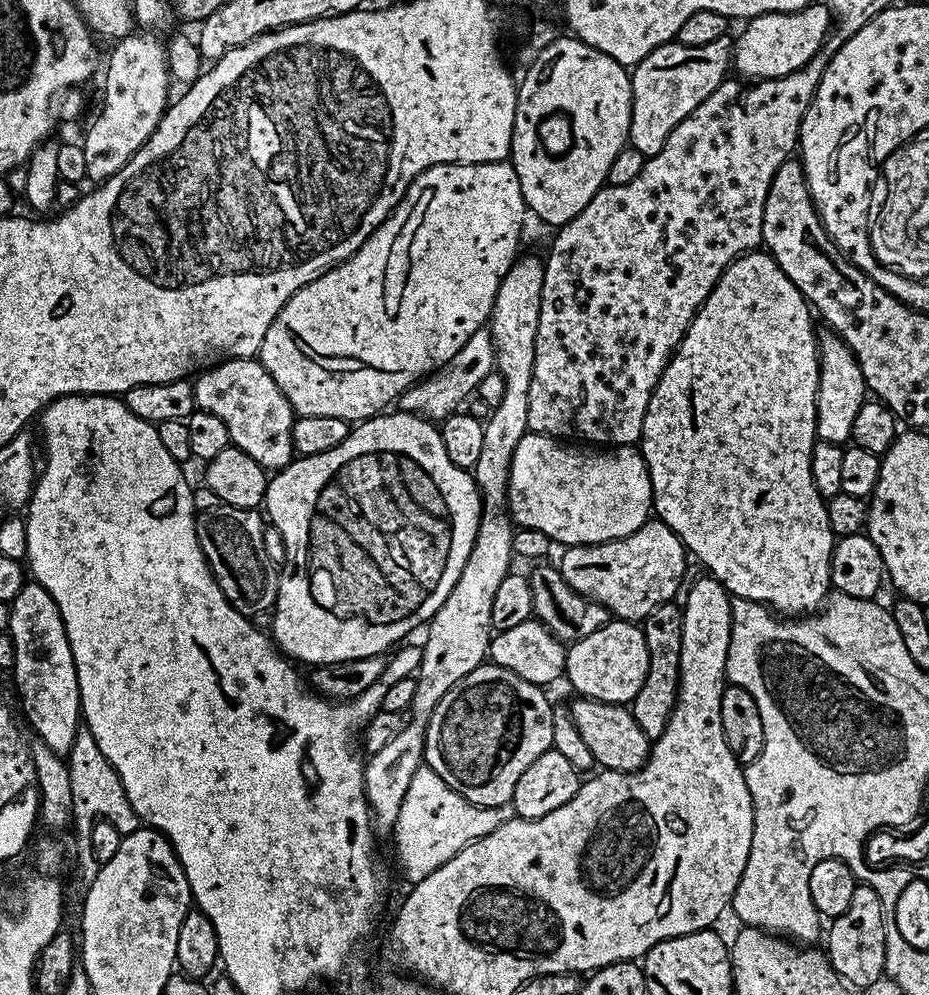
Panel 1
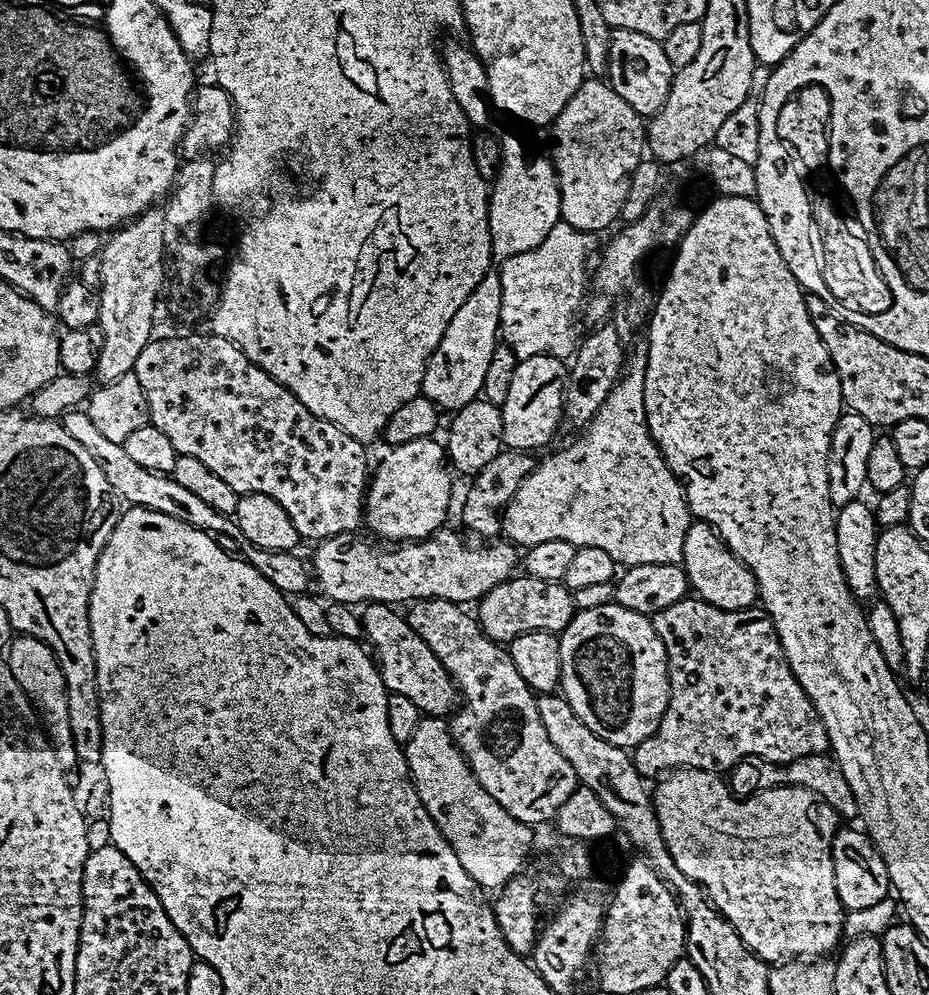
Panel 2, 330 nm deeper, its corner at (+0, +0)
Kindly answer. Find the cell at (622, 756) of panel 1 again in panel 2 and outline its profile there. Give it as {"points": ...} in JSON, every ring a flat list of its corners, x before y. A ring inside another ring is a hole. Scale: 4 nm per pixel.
{"points":[[697,768,671,769,667,774,661,775,656,782,656,789,653,787,650,792,652,805,656,810,662,838,665,839,665,844,673,856,674,862,686,878,700,885,713,908,716,908,728,920,730,926,737,931,739,938,754,955,759,956,765,962,784,962,789,958,820,958,816,956,830,951,832,947,835,949,841,943,840,927,844,924,846,910,840,905,838,892,834,886,832,854,826,847,826,836,824,840,824,832,820,829,822,805,813,792,795,786,779,786,763,789,748,799,740,799,733,796,727,783,717,773,698,770]]}

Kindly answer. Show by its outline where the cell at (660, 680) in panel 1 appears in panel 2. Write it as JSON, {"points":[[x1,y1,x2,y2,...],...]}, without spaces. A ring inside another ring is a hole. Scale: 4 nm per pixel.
{"points":[[685,598,674,602,674,606,666,606,666,610,655,613,651,617,651,622,658,634,658,638,662,638,664,649,668,655,668,705,662,714,656,733,643,740,637,748,631,749,632,762,641,776,650,778,653,775,652,777,655,777,665,770,674,768,697,768,698,770,724,774,734,767,740,759,744,759,748,755,760,756,762,759,770,761,772,765,783,766,803,756,818,754,819,752,827,753,829,751,828,735,824,729,823,722,820,720,820,715,817,714,816,707,813,706,810,698,802,690,798,678,790,670,788,659,784,657,784,652,780,648,778,634,763,607,753,606,739,608,738,610,722,610,721,608,710,606,706,601,699,598]]}

